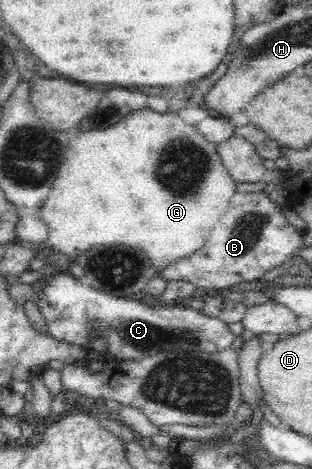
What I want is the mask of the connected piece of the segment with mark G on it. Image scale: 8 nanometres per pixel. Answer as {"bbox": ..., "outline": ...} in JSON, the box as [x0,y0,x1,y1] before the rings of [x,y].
{"bbox":[40,110,236,270],"outline":[[[139,110],[131,112],[120,120],[120,124],[114,124],[106,130],[77,130],[70,134],[70,148],[65,151],[65,159],[60,171],[53,182],[47,199],[41,208],[40,218],[48,227],[48,238],[46,244],[53,252],[60,252],[68,255],[74,260],[79,254],[85,253],[87,249],[98,245],[126,245],[128,247],[142,249],[153,265],[161,270],[172,264],[175,260],[190,257],[201,246],[206,244],[213,226],[220,220],[220,217],[226,212],[231,198],[236,193],[234,179],[226,171],[226,168],[220,161],[220,155],[216,151],[216,145],[209,143],[202,134],[198,132],[195,125],[186,124],[178,118],[178,113],[158,113],[150,110]]]}

